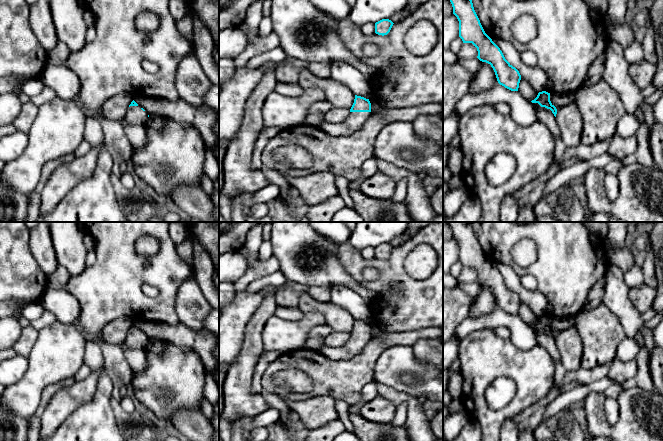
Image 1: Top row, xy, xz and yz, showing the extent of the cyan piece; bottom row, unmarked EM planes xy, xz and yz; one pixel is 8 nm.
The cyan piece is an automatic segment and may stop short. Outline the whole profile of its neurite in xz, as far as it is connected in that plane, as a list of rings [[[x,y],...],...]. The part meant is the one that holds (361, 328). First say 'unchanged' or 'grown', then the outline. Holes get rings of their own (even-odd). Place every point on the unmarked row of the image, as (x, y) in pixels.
grown | [[[355,319],[348,342],[341,347],[323,346],[320,353],[330,360],[349,360],[360,353],[371,339],[369,323]]]

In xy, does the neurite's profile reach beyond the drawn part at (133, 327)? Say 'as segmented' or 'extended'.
extended

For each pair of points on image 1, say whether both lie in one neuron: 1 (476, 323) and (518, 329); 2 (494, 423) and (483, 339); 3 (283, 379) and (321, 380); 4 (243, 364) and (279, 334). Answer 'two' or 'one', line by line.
1: one
2: one
3: two
4: two

